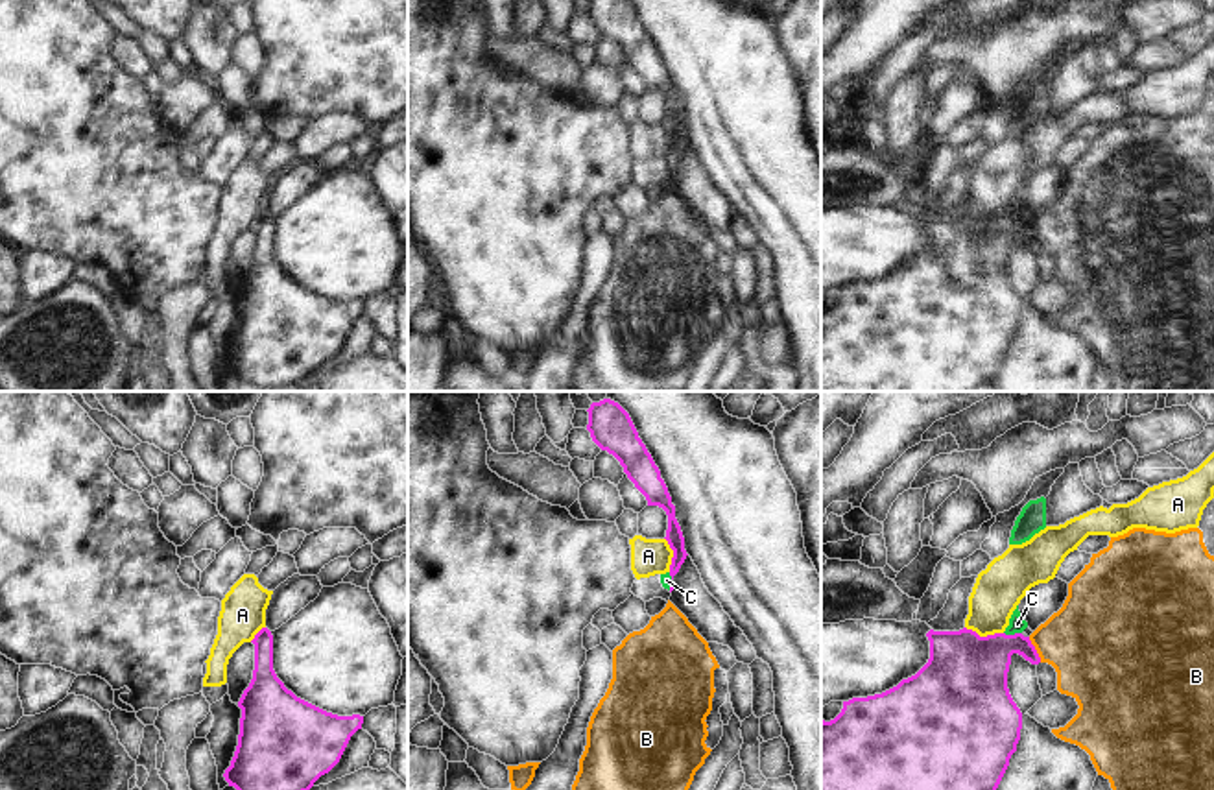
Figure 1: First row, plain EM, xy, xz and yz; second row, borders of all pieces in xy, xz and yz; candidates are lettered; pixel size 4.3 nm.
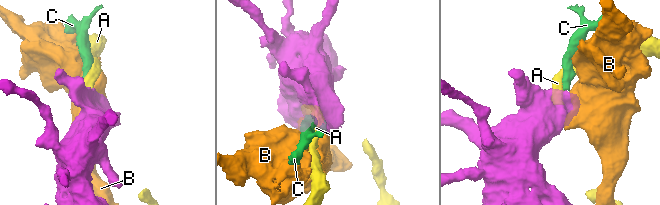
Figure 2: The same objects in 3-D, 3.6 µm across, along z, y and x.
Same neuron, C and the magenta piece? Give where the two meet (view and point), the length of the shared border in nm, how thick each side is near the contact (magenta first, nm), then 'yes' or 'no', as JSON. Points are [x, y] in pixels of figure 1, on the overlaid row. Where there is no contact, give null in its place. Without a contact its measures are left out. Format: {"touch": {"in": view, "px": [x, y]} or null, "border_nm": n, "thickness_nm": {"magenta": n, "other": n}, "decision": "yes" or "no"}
{"touch": {"in": "yz", "px": [1015, 634]}, "border_nm": 80, "thickness_nm": {"magenta": 320, "other": 80}, "decision": "no"}

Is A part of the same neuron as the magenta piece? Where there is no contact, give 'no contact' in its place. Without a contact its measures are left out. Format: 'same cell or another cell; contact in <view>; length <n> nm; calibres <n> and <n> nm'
another cell; contact in yz; length 170 nm; calibres 380 and 220 nm

